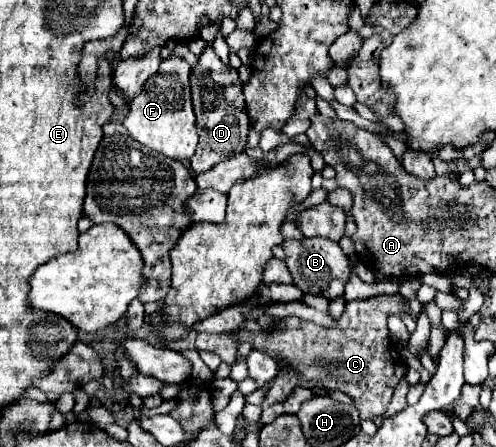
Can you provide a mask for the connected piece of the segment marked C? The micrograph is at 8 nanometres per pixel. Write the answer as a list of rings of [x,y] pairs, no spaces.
[[[401,295],[349,301],[336,327],[319,327],[299,317],[285,317],[275,333],[247,333],[245,329],[239,329],[235,335],[239,341],[249,341],[255,349],[269,353],[279,363],[287,359],[295,365],[301,371],[299,377],[291,379],[295,387],[341,389],[357,401],[361,419],[373,419],[375,415],[385,413],[397,381],[407,371],[407,365],[399,355],[395,367],[395,349],[387,335],[387,311],[397,311],[397,303],[401,301]]]

